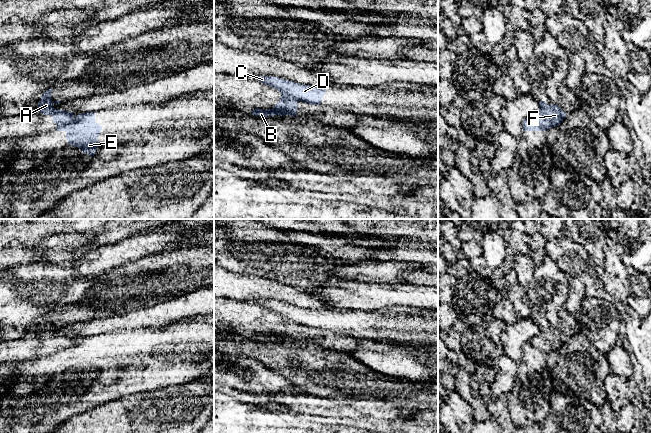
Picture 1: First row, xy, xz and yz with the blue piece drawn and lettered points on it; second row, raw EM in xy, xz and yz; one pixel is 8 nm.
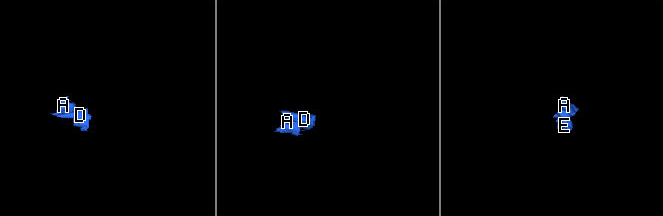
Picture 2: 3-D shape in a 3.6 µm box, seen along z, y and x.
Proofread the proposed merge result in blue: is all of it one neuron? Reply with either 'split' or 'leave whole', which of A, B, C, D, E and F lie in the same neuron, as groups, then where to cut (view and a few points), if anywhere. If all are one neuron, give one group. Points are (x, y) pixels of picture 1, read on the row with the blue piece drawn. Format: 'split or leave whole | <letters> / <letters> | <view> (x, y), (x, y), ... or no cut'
split | A B F / C D E | xy (74, 119), (57, 126)

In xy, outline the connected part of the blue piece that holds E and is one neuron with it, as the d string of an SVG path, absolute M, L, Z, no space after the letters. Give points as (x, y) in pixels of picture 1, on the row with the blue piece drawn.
M95 112L78 114L71 123L57 126L56 130L66 132L68 145L82 149L83 154L95 155L98 136L102 130L95 122Z

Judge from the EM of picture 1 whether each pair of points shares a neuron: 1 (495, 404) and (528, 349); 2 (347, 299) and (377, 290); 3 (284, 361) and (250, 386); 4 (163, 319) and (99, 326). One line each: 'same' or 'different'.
1: different
2: same
3: different
4: same

